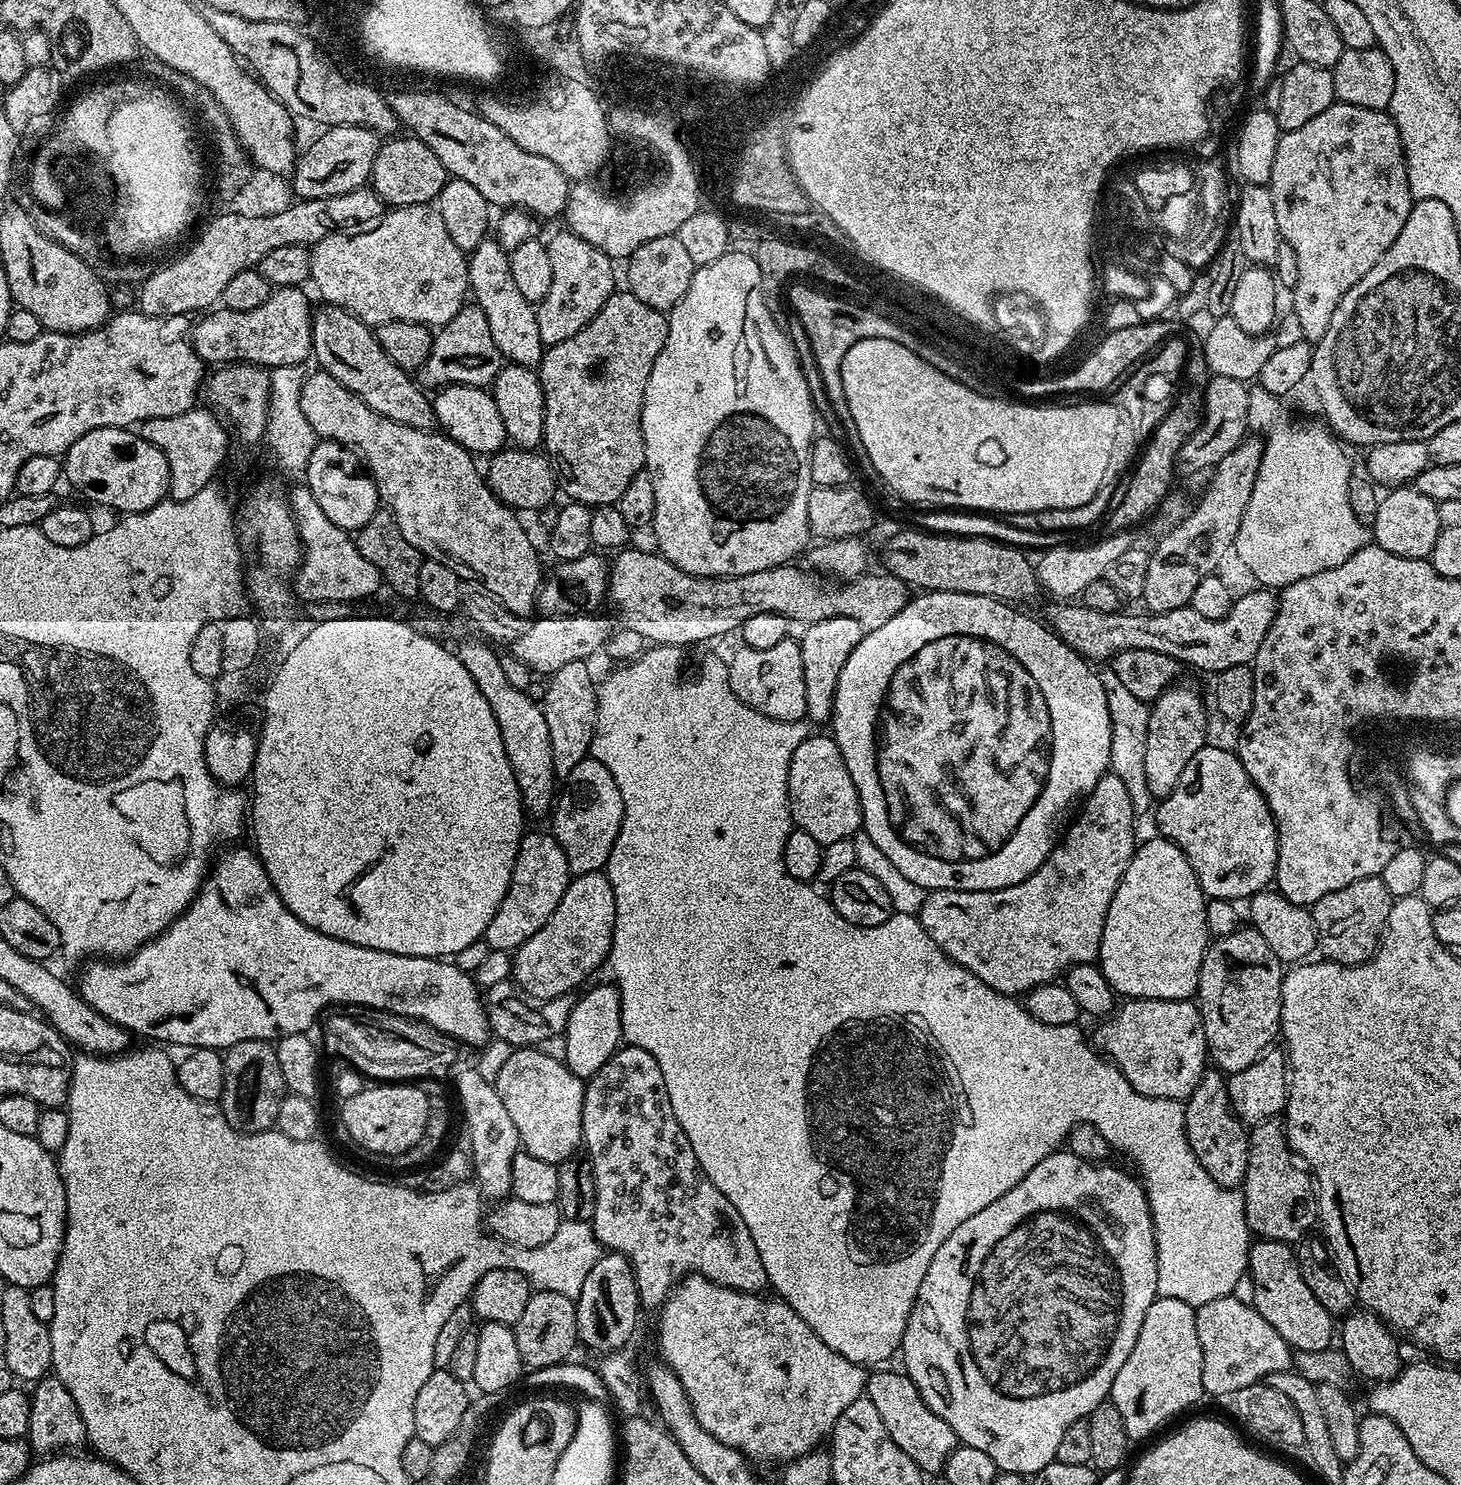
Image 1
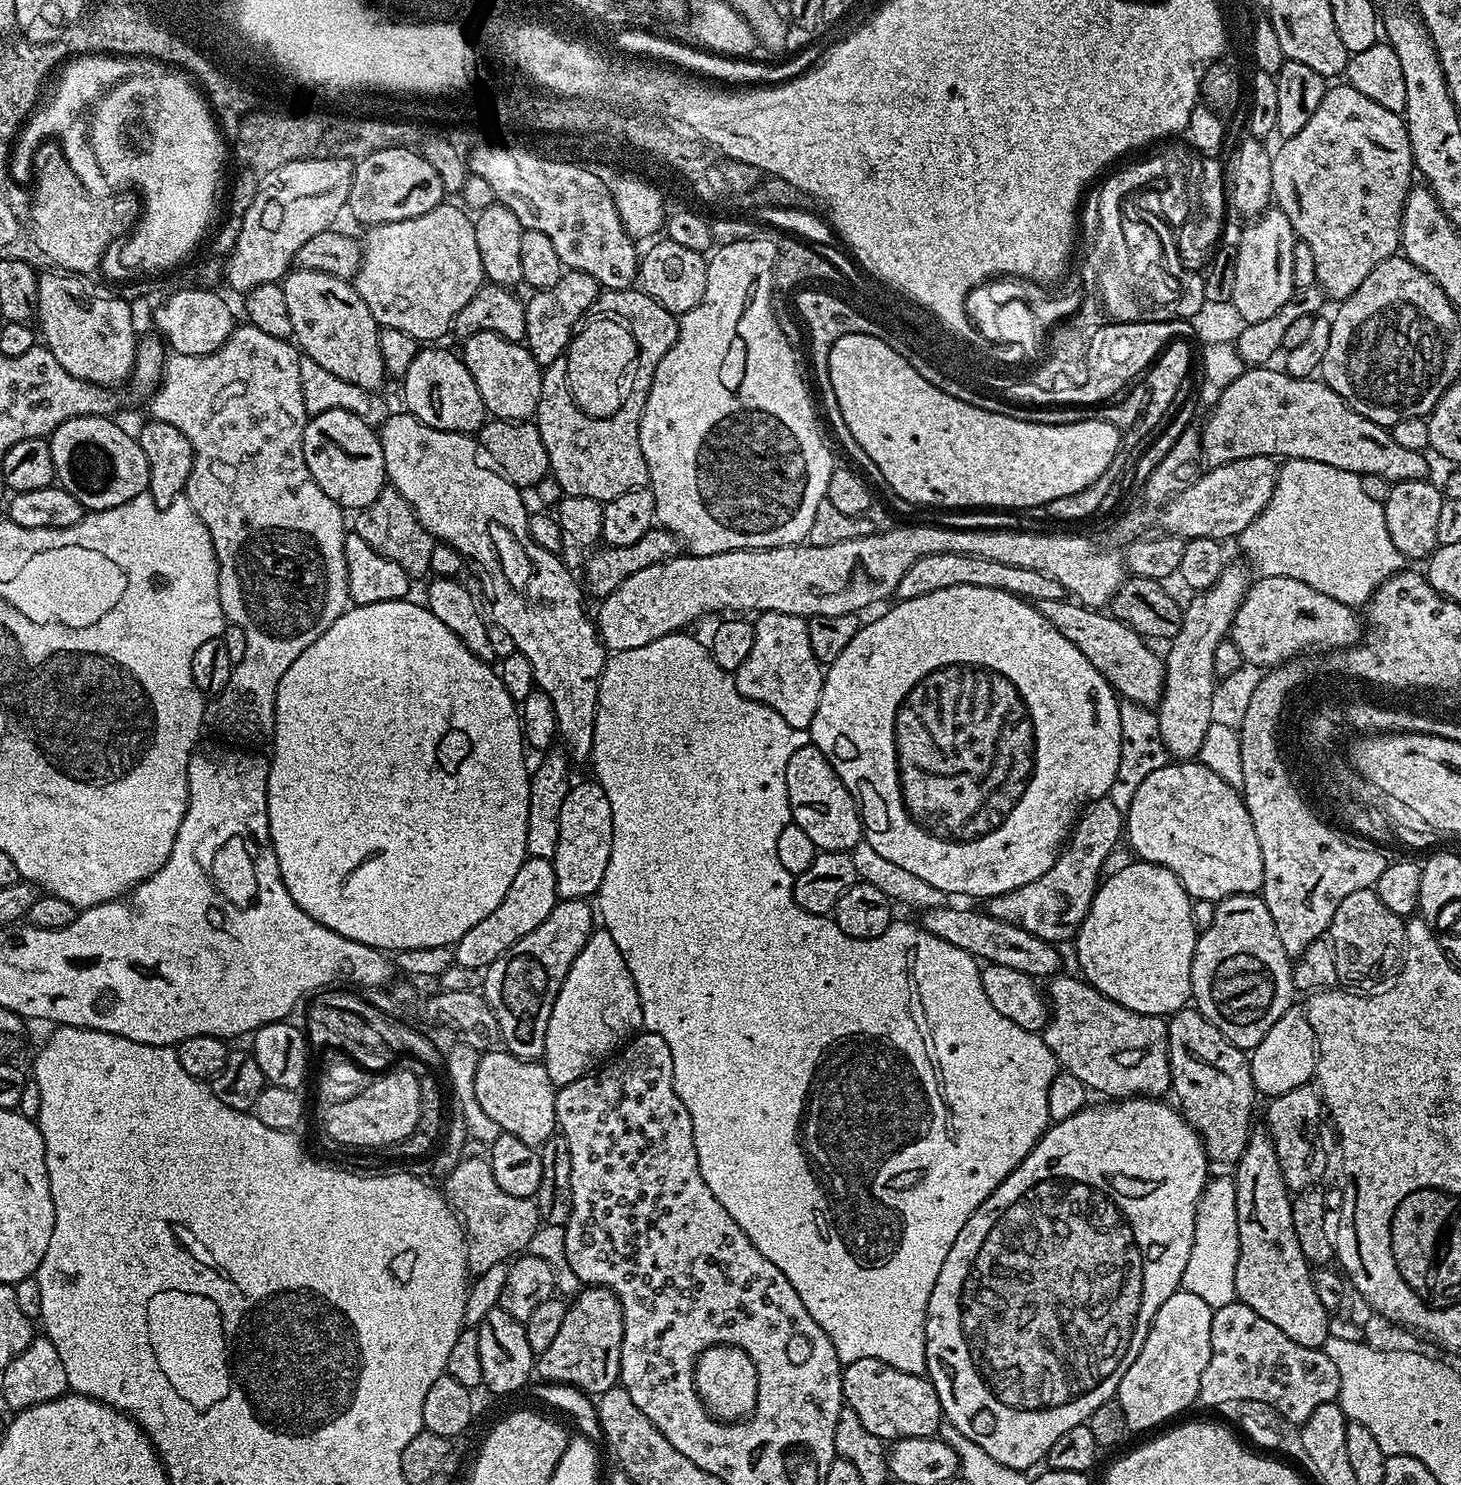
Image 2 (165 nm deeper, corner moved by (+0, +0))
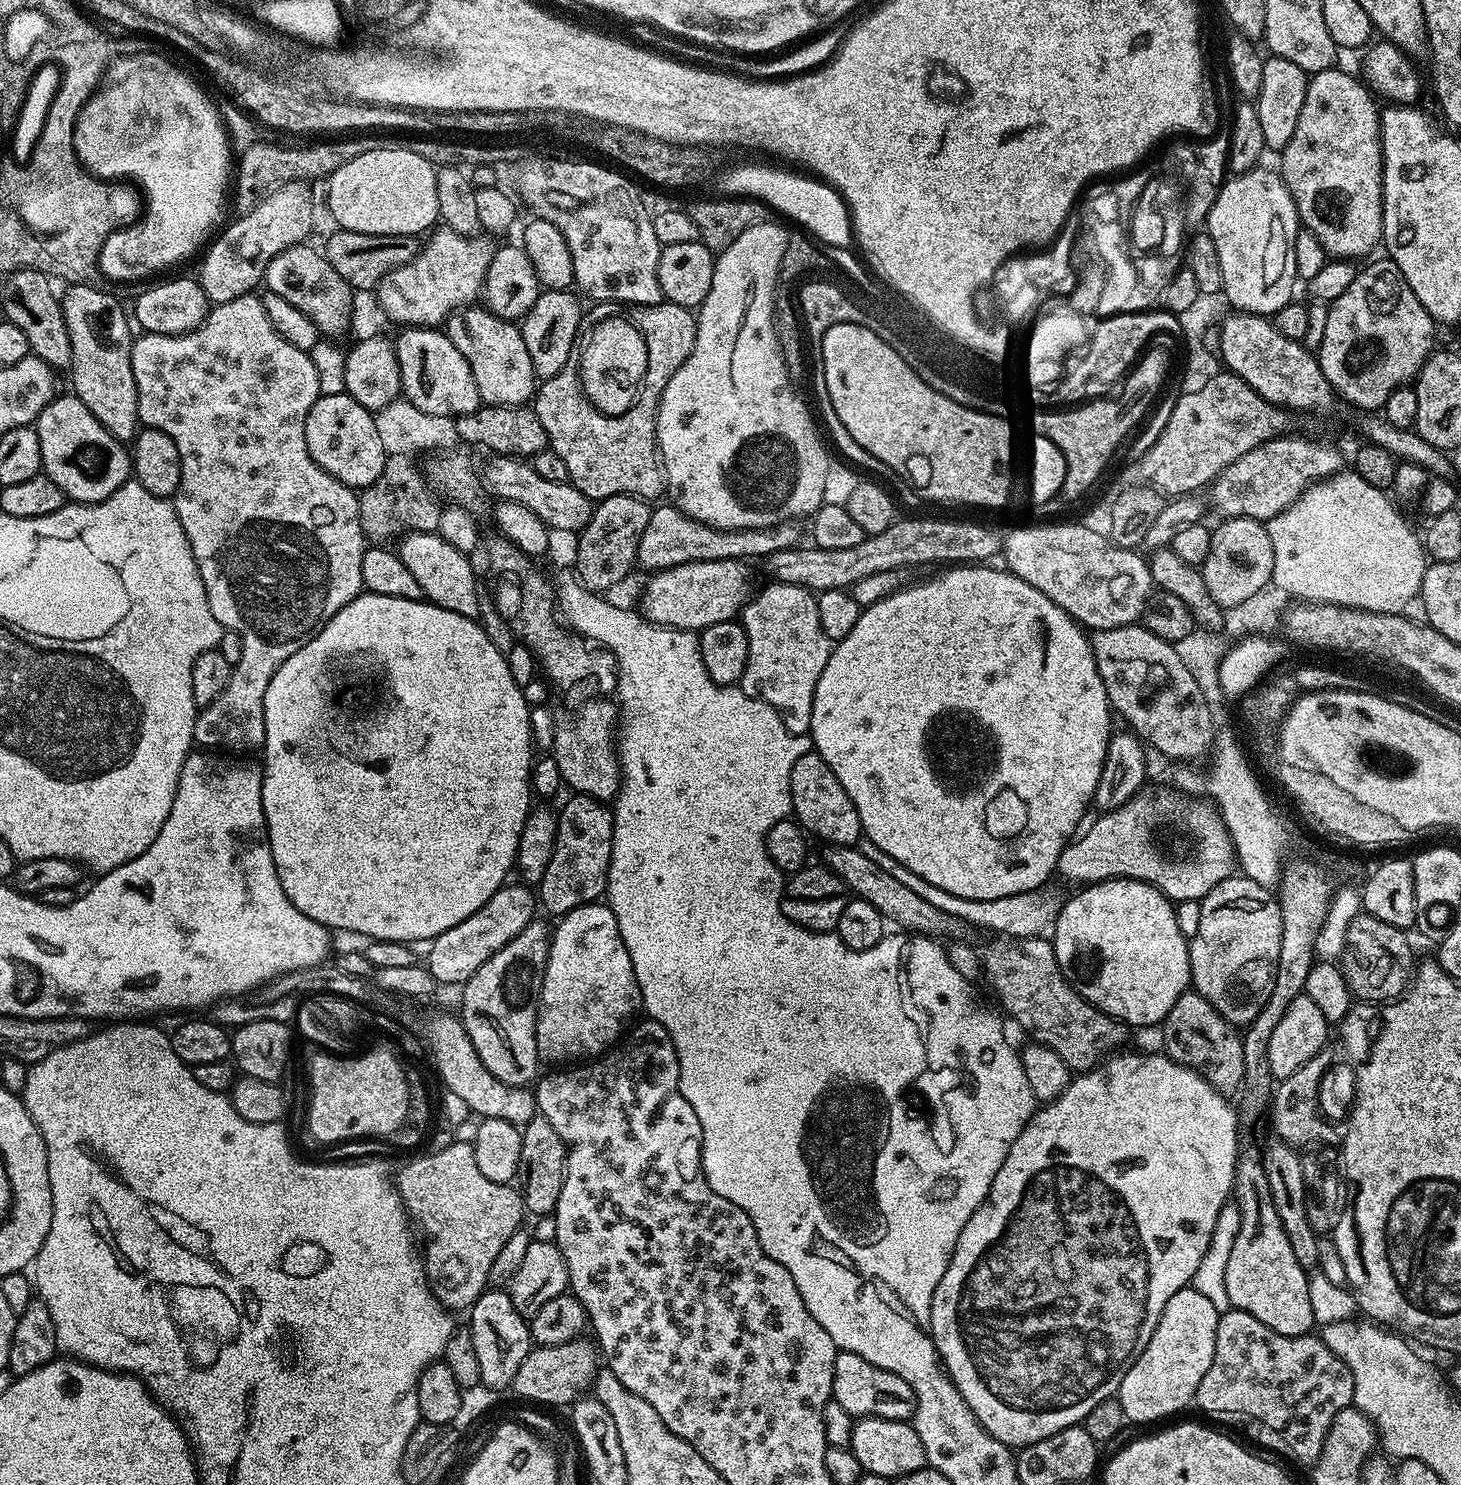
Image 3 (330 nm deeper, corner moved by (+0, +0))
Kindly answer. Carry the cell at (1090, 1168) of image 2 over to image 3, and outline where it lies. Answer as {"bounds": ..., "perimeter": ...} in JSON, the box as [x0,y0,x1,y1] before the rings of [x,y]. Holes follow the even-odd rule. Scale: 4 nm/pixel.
{"bounds":[928,1051,1241,1450],"perimeter":[[[1157,1051],[1158,1053],[1123,1052],[1109,1055],[1107,1059],[1097,1063],[1091,1070],[1084,1070],[1073,1075],[1067,1086],[1064,1087],[1062,1095],[1047,1101],[1032,1113],[1022,1134],[1018,1134],[1018,1138],[1010,1146],[1010,1150],[1006,1154],[1006,1162],[1002,1162],[998,1174],[994,1174],[994,1182],[986,1194],[986,1198],[980,1203],[978,1210],[974,1210],[970,1222],[966,1222],[966,1226],[962,1226],[962,1234],[954,1246],[954,1254],[946,1266],[946,1274],[942,1274],[942,1282],[938,1282],[938,1290],[934,1290],[928,1330],[932,1333],[932,1341],[936,1347],[936,1353],[940,1356],[940,1363],[943,1364],[948,1377],[954,1382],[954,1386],[962,1394],[962,1398],[966,1398],[970,1410],[974,1410],[981,1426],[998,1442],[1007,1444],[1013,1450],[1024,1448],[1042,1438],[1050,1438],[1050,1434],[1058,1434],[1058,1430],[1063,1428],[1077,1427],[1086,1418],[1086,1414],[1090,1414],[1090,1410],[1094,1410],[1094,1406],[1098,1406],[1098,1402],[1113,1399],[1119,1393],[1122,1378],[1126,1378],[1126,1370],[1130,1370],[1130,1366],[1134,1366],[1134,1362],[1142,1354],[1142,1350],[1146,1350],[1146,1342],[1150,1342],[1150,1334],[1154,1334],[1154,1326],[1158,1326],[1158,1318],[1162,1318],[1162,1310],[1166,1310],[1166,1302],[1170,1302],[1170,1298],[1174,1298],[1174,1294],[1178,1294],[1178,1290],[1191,1285],[1194,1270],[1198,1270],[1198,1262],[1202,1262],[1202,1254],[1206,1254],[1206,1250],[1210,1246],[1210,1238],[1214,1234],[1214,1222],[1218,1222],[1218,1214],[1222,1210],[1222,1206],[1229,1203],[1234,1192],[1236,1162],[1241,1155],[1240,1124],[1236,1121],[1235,1110],[1228,1105],[1229,1097],[1194,1069],[1187,1068],[1185,1064],[1179,1064],[1176,1060],[1171,1060],[1166,1054],[1161,1054],[1159,1051]]]}

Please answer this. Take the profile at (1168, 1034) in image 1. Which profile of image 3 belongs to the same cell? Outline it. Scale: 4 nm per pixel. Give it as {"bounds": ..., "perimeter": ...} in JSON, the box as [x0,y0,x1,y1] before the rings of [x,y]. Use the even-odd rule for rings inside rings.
{"bounds":[982,936,1125,1070],"perimeter":[[[1000,936],[989,940],[992,941],[985,946],[984,952],[982,948],[983,971],[986,976],[988,972],[988,980],[992,983],[1001,1006],[1006,1011],[1012,1012],[1013,1018],[1032,1035],[1029,1037],[1035,1043],[1044,1044],[1050,1050],[1054,1050],[1058,1058],[1062,1058],[1062,1062],[1066,1062],[1072,1070],[1091,1069],[1105,1054],[1121,1047],[1119,1044],[1124,1040],[1125,1025],[1113,1016],[1108,1016],[1102,1010],[1098,1010],[1074,991],[1065,978],[1064,971],[1058,966],[1058,958],[1056,951],[1052,949],[1052,941],[1038,938],[1017,939],[1010,936]]]}

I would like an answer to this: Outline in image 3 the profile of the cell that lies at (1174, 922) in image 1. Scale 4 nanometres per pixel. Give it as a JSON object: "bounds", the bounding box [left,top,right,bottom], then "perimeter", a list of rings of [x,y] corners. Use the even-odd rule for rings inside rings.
{"bounds":[1052,880,1192,1029],"perimeter":[[[1103,880],[1100,884],[1090,884],[1079,889],[1077,896],[1072,896],[1067,901],[1063,901],[1058,922],[1056,923],[1056,933],[1052,941],[1052,949],[1056,951],[1058,966],[1064,971],[1064,976],[1071,984],[1072,988],[1086,1002],[1090,1002],[1098,1010],[1102,1010],[1108,1016],[1123,1022],[1129,1029],[1148,1028],[1151,1024],[1163,1025],[1166,1014],[1178,1002],[1178,998],[1183,992],[1189,991],[1192,983],[1192,971],[1190,970],[1190,958],[1188,957],[1189,941],[1178,930],[1176,909],[1173,901],[1163,896],[1152,884],[1147,884],[1141,880]]]}

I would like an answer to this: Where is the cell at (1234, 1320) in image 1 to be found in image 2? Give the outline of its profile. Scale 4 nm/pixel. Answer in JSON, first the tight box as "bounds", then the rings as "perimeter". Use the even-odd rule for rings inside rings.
{"bounds":[1198,1302,1340,1426],"perimeter":[[[1233,1302],[1213,1311],[1210,1362],[1202,1370],[1198,1397],[1201,1405],[1216,1410],[1222,1402],[1254,1399],[1273,1407],[1289,1425],[1299,1426],[1318,1406],[1333,1403],[1339,1395],[1340,1375],[1321,1349],[1290,1342],[1274,1322],[1266,1322],[1245,1304]]]}

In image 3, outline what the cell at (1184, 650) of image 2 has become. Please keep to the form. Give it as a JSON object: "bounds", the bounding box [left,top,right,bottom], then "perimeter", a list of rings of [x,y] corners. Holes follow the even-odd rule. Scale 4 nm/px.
{"bounds":[1202,516,1274,606],"perimeter":[[[1229,516],[1221,521],[1212,528],[1210,554],[1206,554],[1202,571],[1210,597],[1221,606],[1229,606],[1253,597],[1258,590],[1272,583],[1274,546],[1265,521],[1245,516]]]}

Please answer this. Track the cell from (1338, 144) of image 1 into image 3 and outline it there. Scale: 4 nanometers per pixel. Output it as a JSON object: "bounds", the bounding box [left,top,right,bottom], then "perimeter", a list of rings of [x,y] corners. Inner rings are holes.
{"bounds":[1278,66,1384,258],"perimeter":[[[1333,66],[1315,73],[1309,79],[1306,90],[1306,102],[1302,102],[1302,114],[1298,118],[1298,126],[1294,130],[1294,138],[1285,146],[1284,151],[1279,153],[1278,171],[1283,176],[1292,197],[1296,202],[1296,212],[1300,215],[1301,225],[1308,228],[1316,235],[1316,240],[1329,252],[1332,258],[1356,258],[1352,256],[1364,256],[1375,244],[1381,243],[1384,234],[1384,155],[1380,149],[1380,113],[1381,109],[1376,108],[1372,101],[1373,93],[1363,83],[1359,84],[1348,72],[1343,72],[1340,66]]]}

